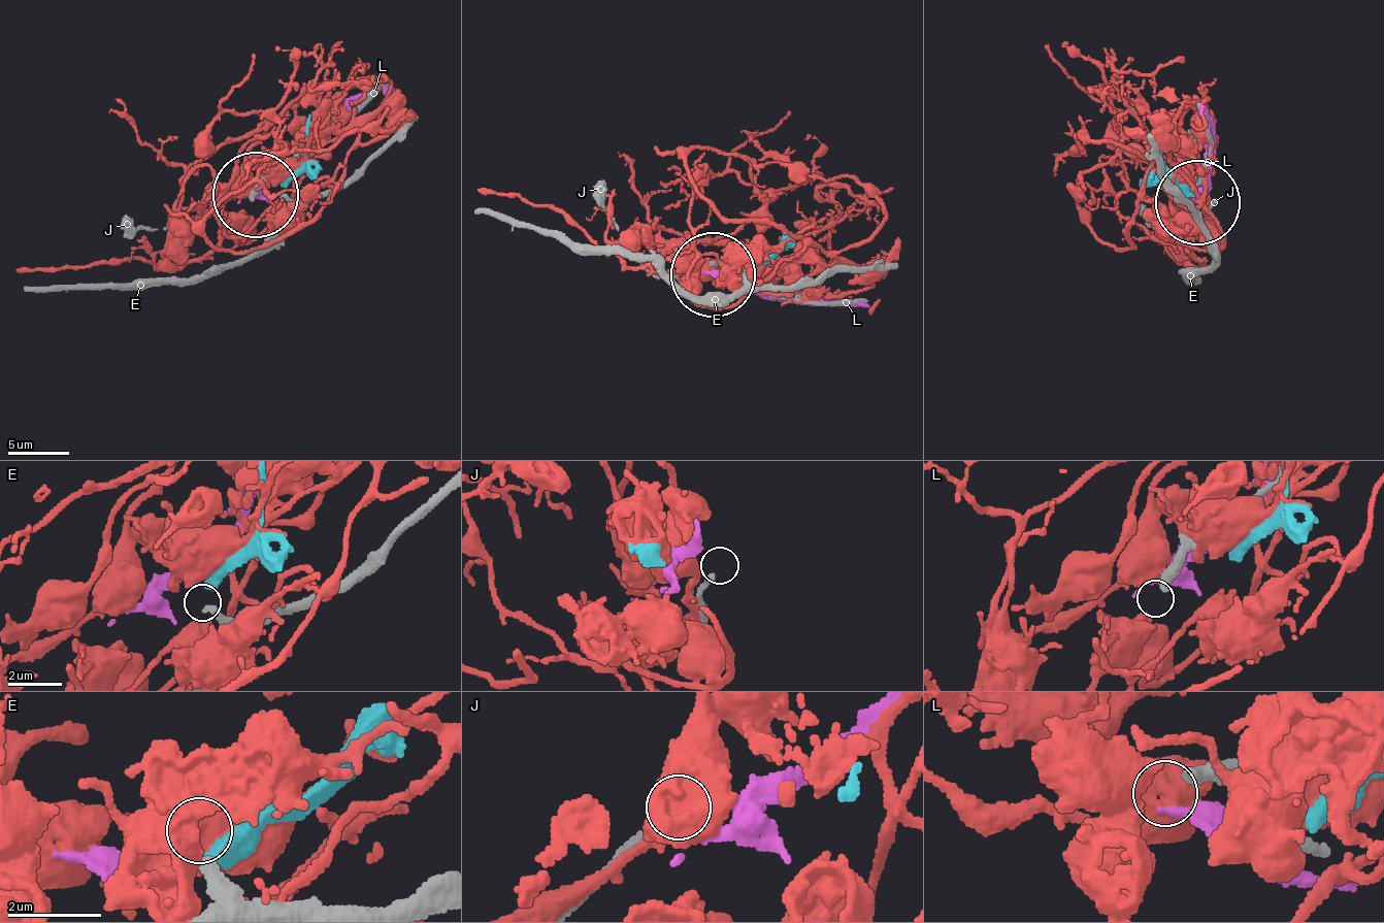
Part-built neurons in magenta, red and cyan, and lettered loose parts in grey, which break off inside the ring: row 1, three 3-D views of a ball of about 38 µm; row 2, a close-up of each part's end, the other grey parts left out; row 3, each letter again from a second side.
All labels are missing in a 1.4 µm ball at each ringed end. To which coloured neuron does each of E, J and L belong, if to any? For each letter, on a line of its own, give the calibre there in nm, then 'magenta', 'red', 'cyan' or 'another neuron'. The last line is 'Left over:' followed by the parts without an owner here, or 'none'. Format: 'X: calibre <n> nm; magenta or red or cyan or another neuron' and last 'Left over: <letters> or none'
E: calibre 260 nm; another neuron
J: calibre 190 nm; another neuron
L: calibre 360 nm; another neuron
Left over: E, J, L

